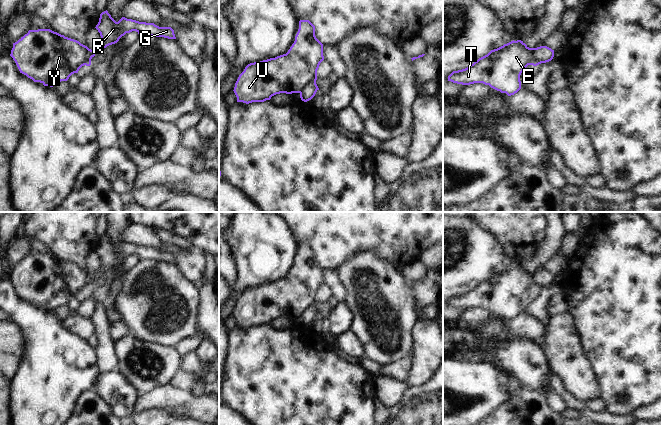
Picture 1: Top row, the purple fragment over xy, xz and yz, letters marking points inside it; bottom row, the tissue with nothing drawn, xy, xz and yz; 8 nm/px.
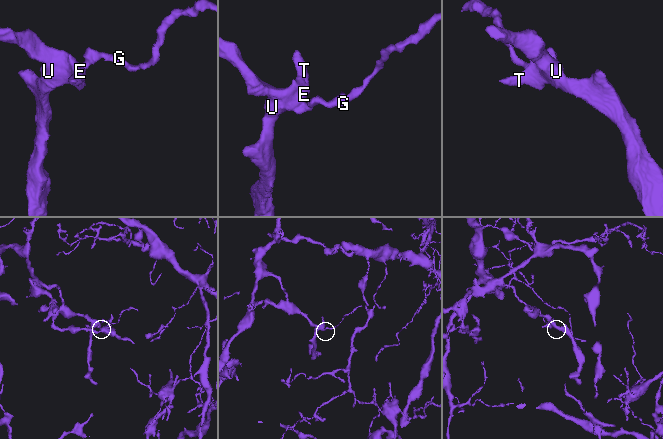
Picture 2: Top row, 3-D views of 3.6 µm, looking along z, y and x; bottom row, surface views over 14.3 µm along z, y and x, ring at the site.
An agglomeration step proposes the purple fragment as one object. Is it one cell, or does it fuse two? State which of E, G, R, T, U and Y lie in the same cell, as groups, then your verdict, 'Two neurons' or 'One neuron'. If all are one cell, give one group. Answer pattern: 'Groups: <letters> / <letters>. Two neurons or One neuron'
Groups: E T U Y / G R. Two neurons.

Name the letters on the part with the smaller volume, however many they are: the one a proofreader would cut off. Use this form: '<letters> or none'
G, R

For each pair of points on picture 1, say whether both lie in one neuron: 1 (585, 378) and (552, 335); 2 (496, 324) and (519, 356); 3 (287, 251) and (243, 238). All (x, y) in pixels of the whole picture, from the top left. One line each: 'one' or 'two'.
1: one
2: one
3: one

